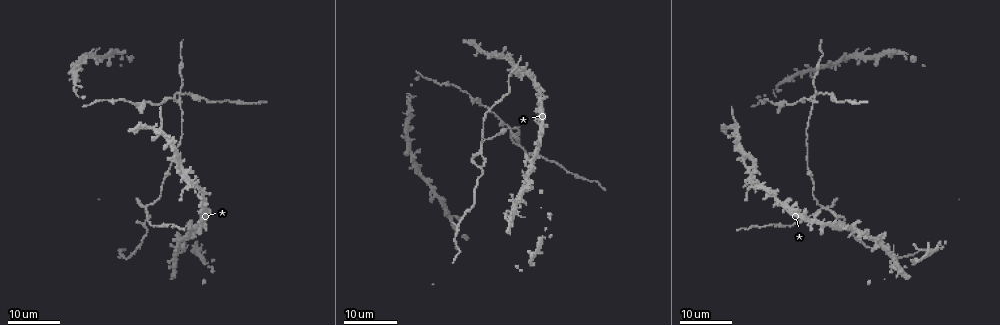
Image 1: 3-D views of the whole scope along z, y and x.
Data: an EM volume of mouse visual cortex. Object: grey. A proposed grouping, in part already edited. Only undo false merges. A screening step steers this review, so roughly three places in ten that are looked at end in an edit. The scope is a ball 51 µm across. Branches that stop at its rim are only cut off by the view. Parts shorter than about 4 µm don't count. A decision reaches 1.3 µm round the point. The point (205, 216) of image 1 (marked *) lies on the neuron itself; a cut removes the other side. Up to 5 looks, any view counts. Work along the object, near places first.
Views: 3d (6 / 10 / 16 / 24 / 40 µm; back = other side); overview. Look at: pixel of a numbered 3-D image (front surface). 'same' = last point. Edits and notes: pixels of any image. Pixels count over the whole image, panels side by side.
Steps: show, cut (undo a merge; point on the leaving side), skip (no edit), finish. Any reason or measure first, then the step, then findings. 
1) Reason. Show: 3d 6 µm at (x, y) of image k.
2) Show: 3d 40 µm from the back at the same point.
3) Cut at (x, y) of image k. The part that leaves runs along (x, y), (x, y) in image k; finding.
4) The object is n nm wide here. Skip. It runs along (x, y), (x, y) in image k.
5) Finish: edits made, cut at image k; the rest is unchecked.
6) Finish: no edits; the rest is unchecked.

Three arms meet. Show: 3d 16 µm at (146, 206) of image 1.

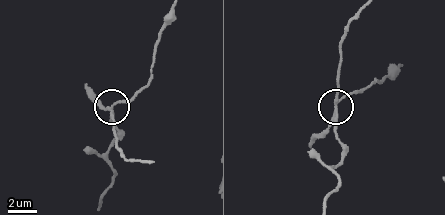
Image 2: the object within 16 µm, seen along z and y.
Zoom in. Show: 3d 6 µm at (337, 103) of image 2.

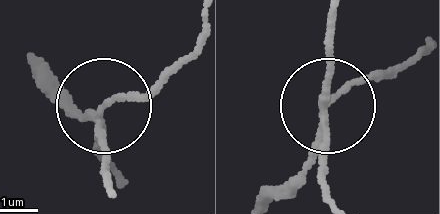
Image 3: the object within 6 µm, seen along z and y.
The object is 170 nm wide here. Cut at (104, 148) of image 3. Two neurons meet here.

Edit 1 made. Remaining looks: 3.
Redraw. Show: overview.

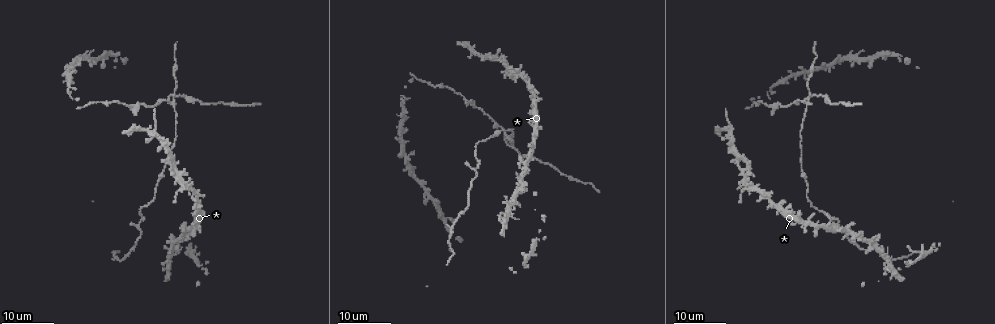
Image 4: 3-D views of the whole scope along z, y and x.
Show: 3d 24 µm at (173, 105) of image 4.

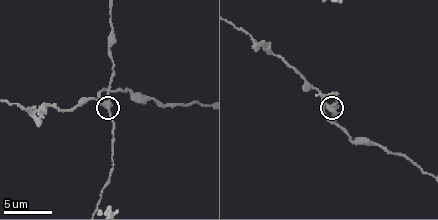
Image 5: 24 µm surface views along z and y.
Show: 3d 6 µm at (110, 104) of image 5.

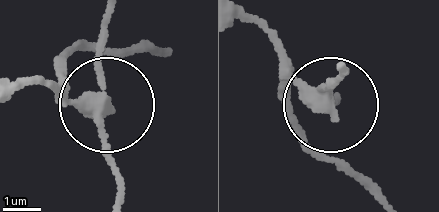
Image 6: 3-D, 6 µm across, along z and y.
3 arms meet here. Cut at (284, 50) of image 6. The part that leaves runs along (93, 104), (71, 85), (71, 53), (154, 47) in image 6; a second neuron is stuck on.

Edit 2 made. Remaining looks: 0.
Finish: edits made, cut at image 3, cut at image 6; the rest is unchecked.

